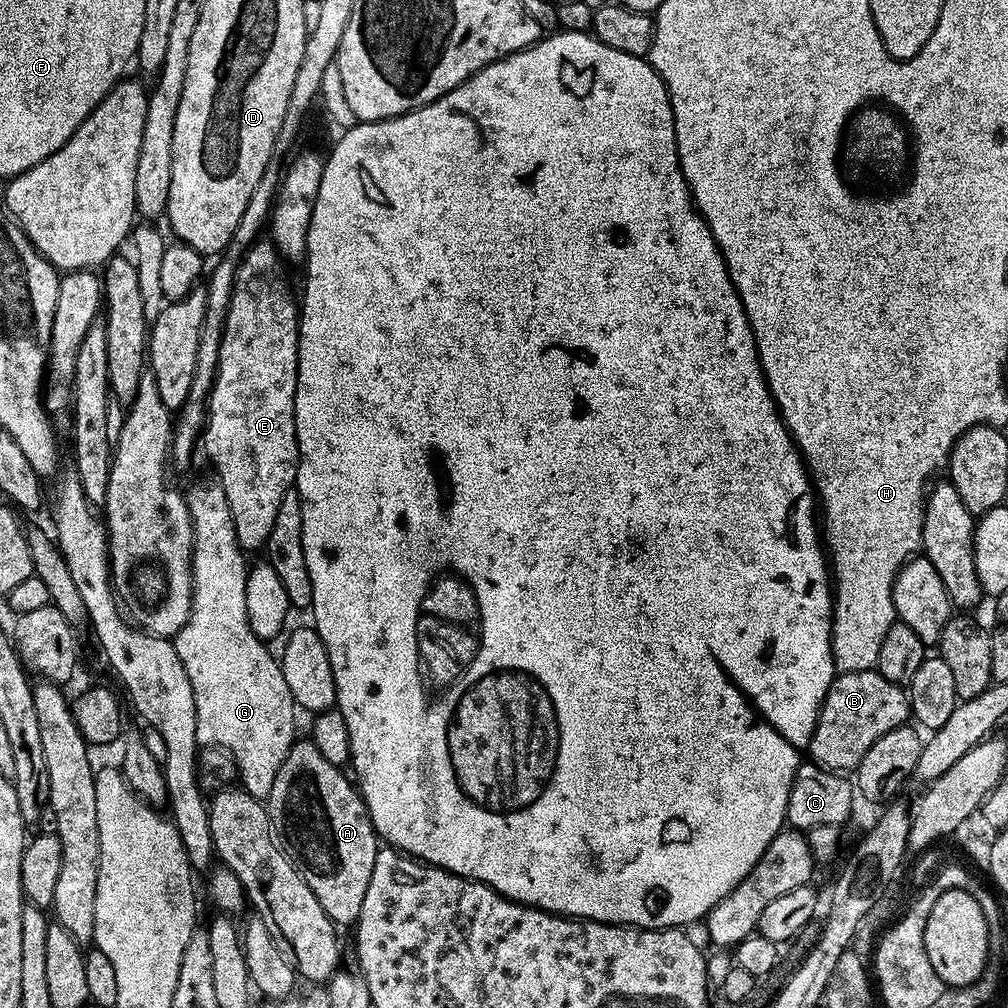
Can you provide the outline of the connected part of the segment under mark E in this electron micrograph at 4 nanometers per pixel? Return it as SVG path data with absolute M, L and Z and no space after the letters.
M257 242L243 253L242 263L236 269L236 281L232 287L232 301L226 314L224 323L224 333L220 343L220 353L218 354L218 370L216 371L216 381L212 387L212 392L206 401L206 423L202 433L202 452L212 459L212 464L216 467L218 482L224 487L226 502L230 502L230 511L238 514L238 535L240 546L245 553L252 554L265 547L270 538L270 529L274 526L272 513L282 506L282 498L295 485L296 471L300 465L300 447L296 441L296 415L294 414L294 402L296 401L296 379L298 378L298 346L300 345L300 313L298 311L298 300L292 297L292 292L288 289L288 280L284 277L282 257L276 250L275 244L271 242Z

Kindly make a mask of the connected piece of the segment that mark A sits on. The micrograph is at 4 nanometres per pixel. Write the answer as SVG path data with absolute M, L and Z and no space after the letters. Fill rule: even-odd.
M301 739L282 762L266 807L273 829L294 857L306 886L314 890L322 910L333 924L352 926L360 916L370 874L374 874L378 837L357 785L340 772L343 771L337 765L322 758L311 739Z

